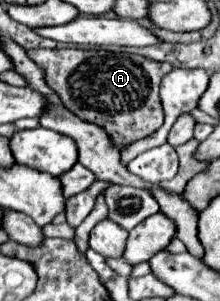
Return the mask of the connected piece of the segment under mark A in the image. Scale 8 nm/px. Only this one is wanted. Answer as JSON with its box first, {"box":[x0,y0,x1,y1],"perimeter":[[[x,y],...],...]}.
{"box":[28,50,172,148],"perimeter":[[[28,50],[28,56],[46,70],[48,86],[60,96],[62,104],[84,122],[96,124],[106,130],[108,138],[116,148],[126,148],[136,140],[152,136],[164,122],[162,102],[158,96],[160,80],[172,70],[168,62],[148,60],[144,56],[128,54],[128,52],[106,52],[106,50]]]}

